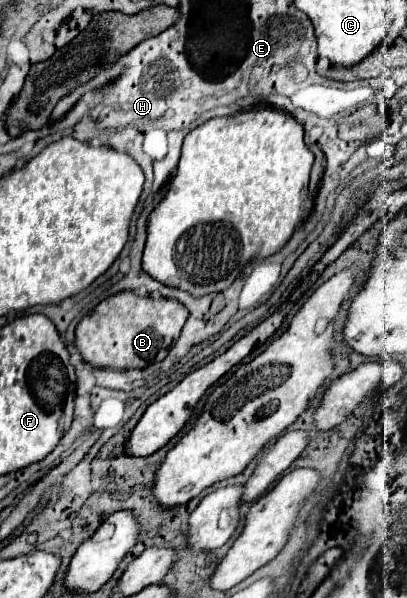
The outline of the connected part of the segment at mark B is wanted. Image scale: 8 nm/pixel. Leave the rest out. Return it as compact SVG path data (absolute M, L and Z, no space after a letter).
M121 291L103 299L89 315L79 321L75 329L75 347L93 367L143 369L167 357L171 345L179 339L187 317L189 311L177 299L153 299L139 297L133 291Z

